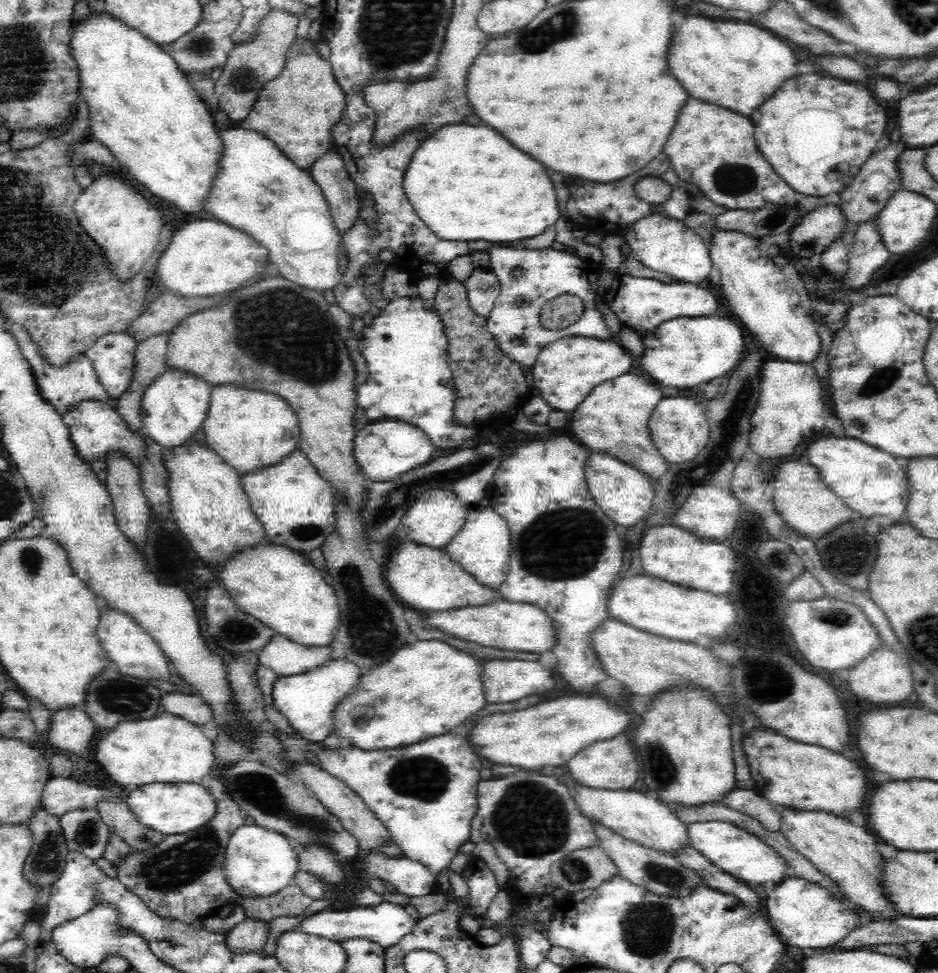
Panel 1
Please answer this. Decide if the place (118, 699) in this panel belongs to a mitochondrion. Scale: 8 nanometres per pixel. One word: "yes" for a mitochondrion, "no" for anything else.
yes

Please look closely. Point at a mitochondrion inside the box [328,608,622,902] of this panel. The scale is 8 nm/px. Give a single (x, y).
(529, 819)

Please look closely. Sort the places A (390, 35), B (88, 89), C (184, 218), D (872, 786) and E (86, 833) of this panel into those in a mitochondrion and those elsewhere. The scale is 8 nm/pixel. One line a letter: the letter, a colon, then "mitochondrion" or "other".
A: mitochondrion
B: other
C: other
D: other
E: mitochondrion

